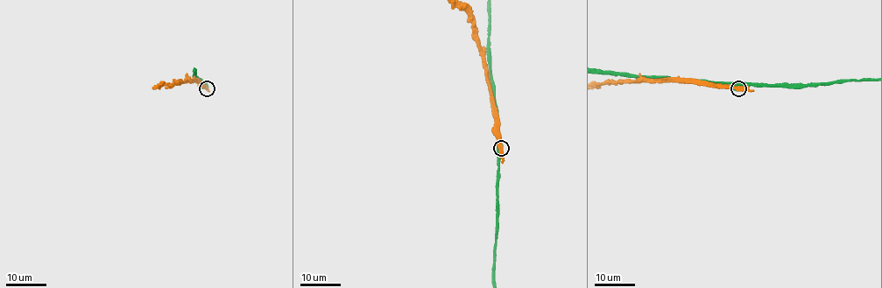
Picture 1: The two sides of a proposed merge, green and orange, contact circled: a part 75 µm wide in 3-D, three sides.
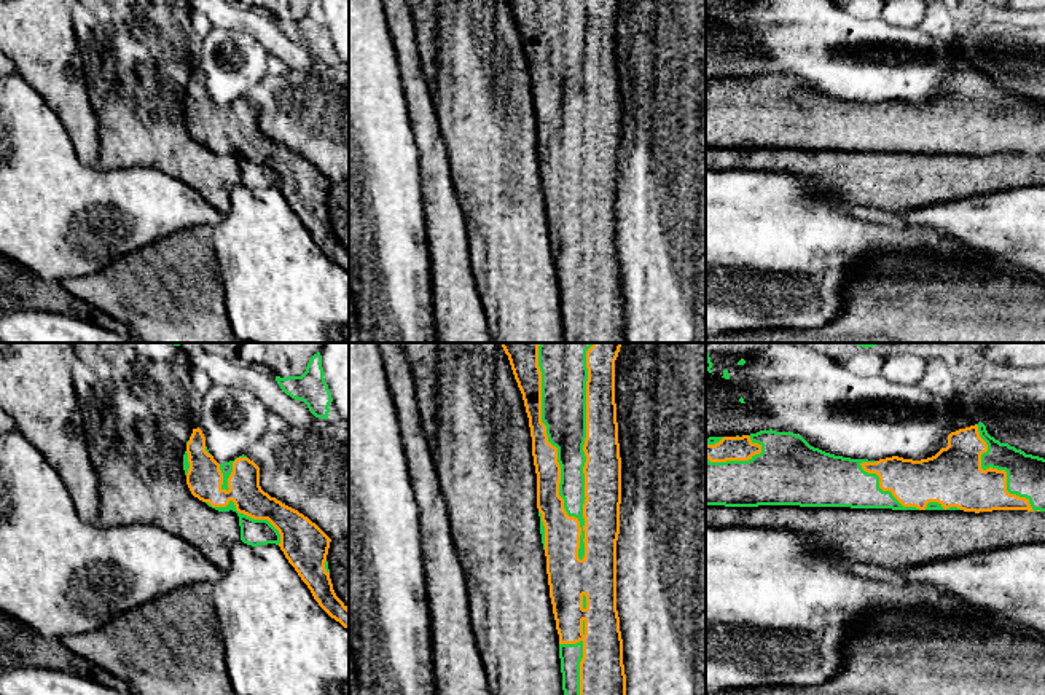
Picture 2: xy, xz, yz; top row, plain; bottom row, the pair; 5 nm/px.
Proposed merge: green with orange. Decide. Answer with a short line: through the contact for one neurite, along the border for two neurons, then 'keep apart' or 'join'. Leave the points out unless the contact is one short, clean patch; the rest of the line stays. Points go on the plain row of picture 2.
keep apart

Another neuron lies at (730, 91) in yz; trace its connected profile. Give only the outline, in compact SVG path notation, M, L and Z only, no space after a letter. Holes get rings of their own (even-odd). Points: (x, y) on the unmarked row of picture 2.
M749 78L723 80L715 88L706 88L706 100L710 105L749 104L761 96L761 88L753 86Z

